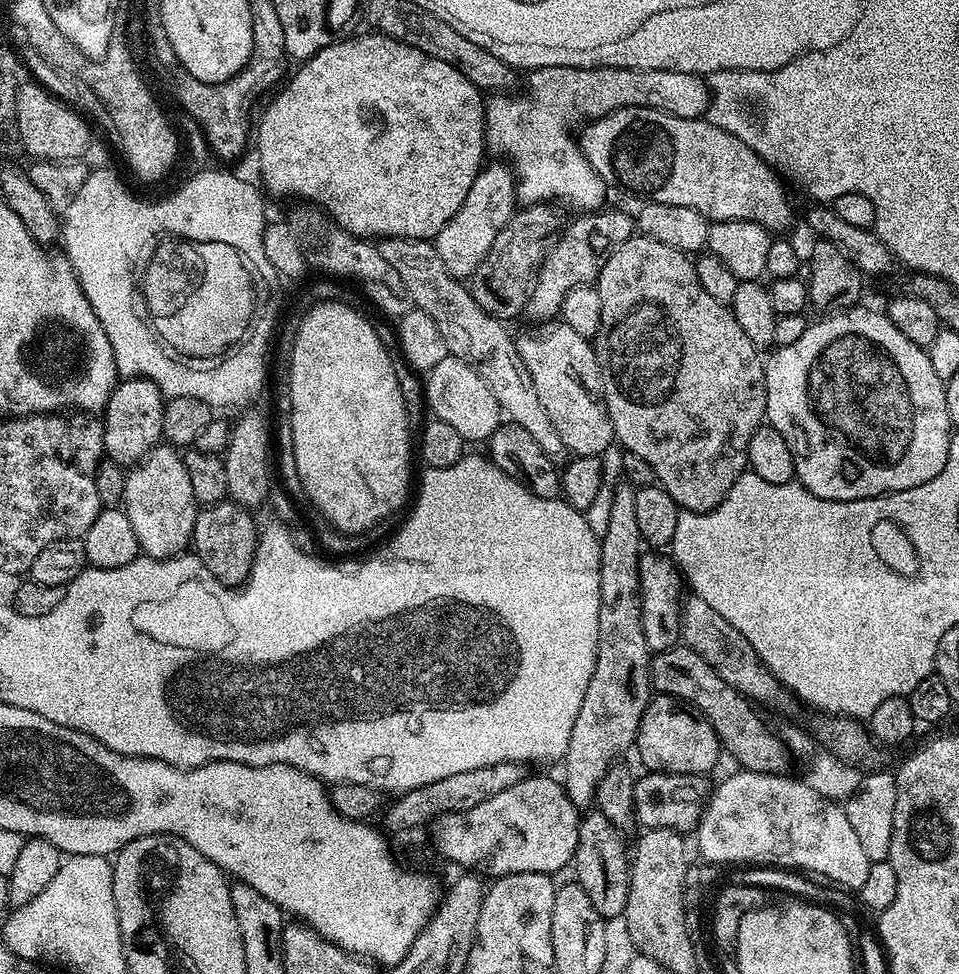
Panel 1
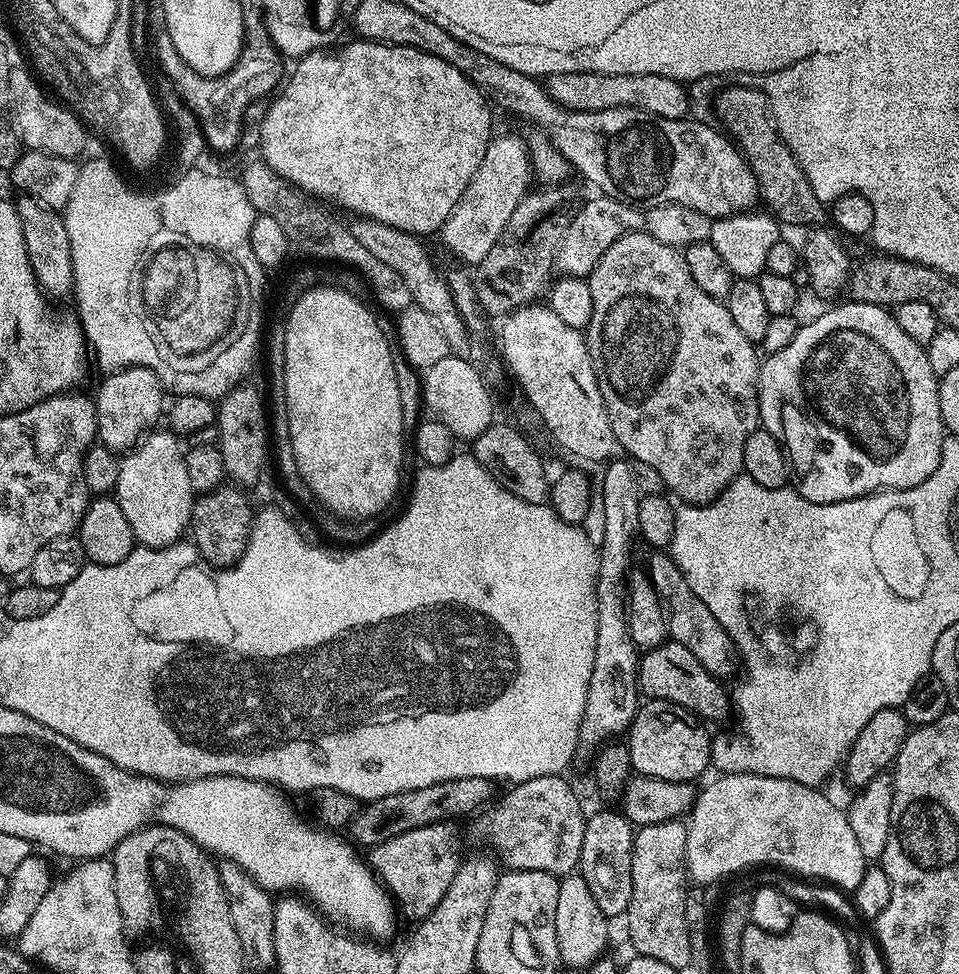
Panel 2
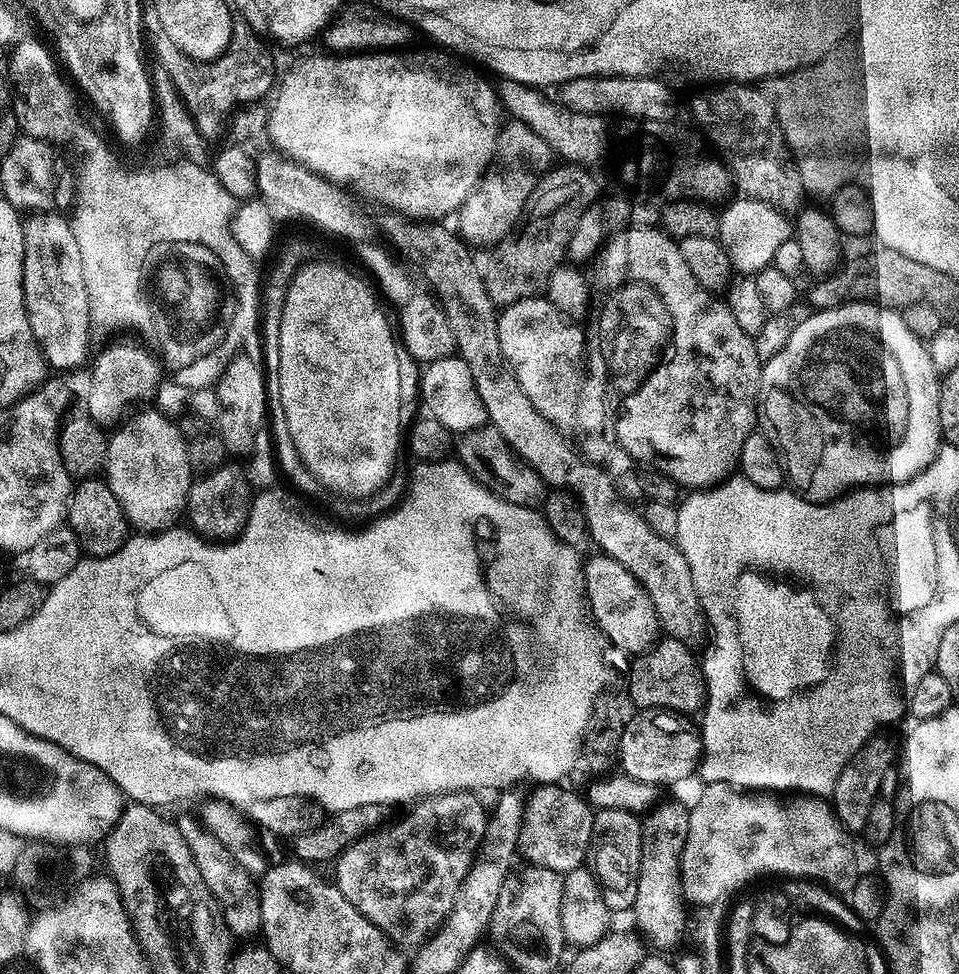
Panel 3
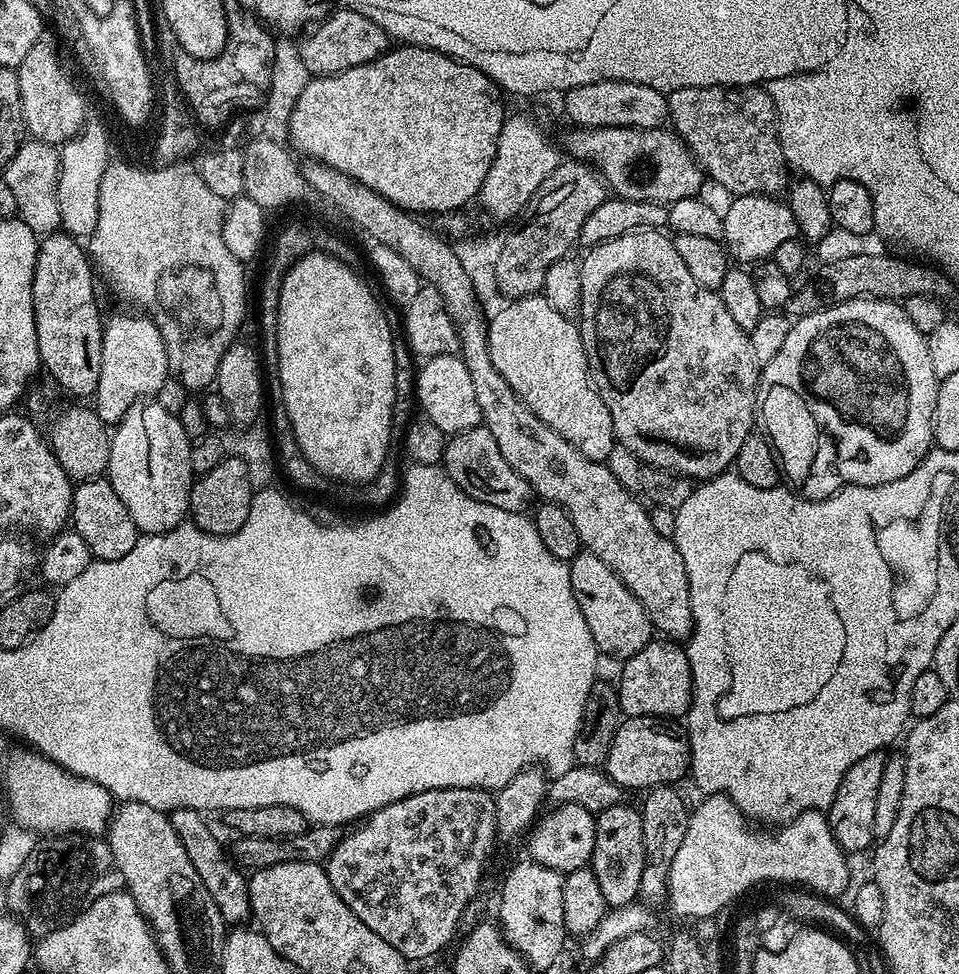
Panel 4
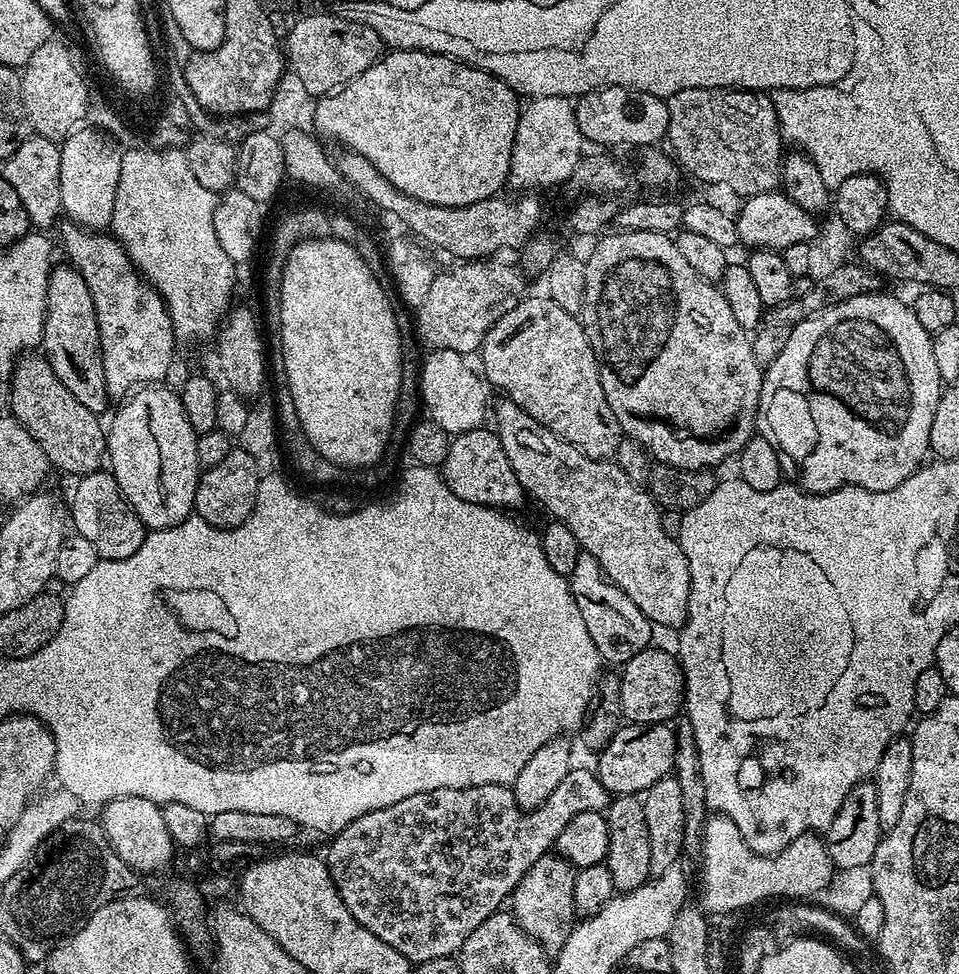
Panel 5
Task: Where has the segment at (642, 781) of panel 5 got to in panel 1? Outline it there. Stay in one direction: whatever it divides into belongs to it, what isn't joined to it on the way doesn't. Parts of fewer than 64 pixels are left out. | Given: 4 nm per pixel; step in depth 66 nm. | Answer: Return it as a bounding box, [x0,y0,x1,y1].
[634,695,722,776]

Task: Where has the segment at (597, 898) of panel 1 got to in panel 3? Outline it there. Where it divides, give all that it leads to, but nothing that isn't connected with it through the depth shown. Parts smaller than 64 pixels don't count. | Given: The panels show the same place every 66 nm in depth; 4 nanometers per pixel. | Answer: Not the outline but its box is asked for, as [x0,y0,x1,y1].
[590,809,642,913]

